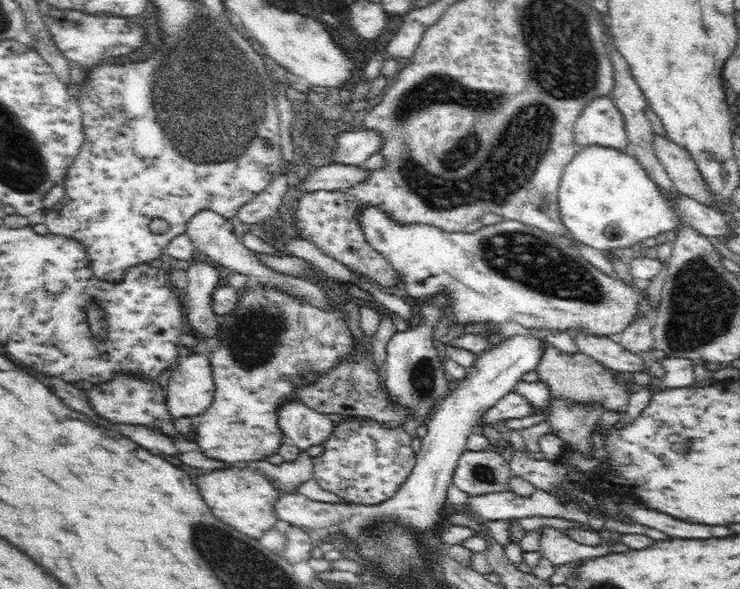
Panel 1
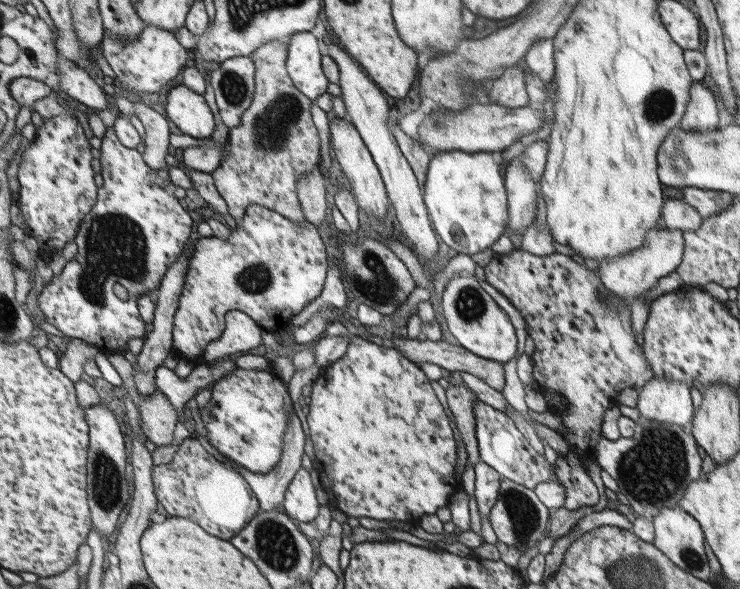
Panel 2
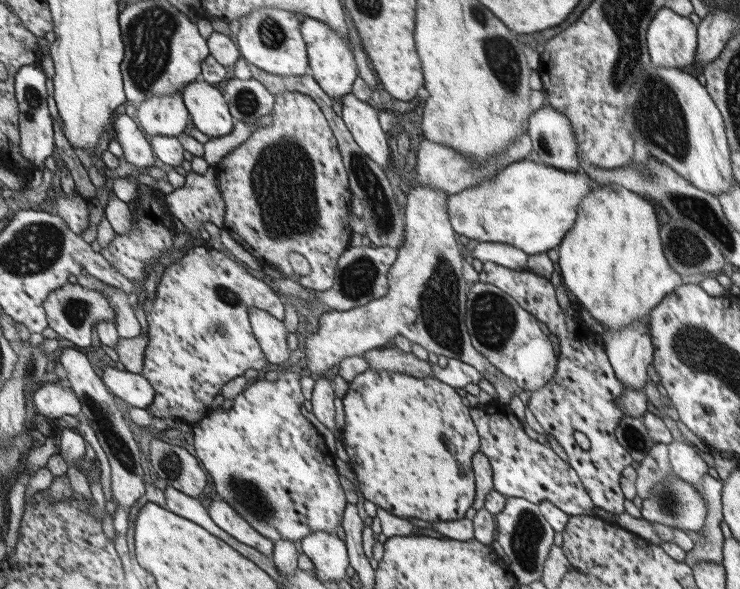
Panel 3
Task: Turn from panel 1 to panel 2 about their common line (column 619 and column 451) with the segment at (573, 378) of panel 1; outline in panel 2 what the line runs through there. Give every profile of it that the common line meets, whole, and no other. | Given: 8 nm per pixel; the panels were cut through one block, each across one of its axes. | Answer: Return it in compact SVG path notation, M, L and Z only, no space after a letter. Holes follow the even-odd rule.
M464 383L449 385L446 389L448 408L452 410L460 434L466 445L467 464L480 462L478 438L475 434L475 403L478 396Z

